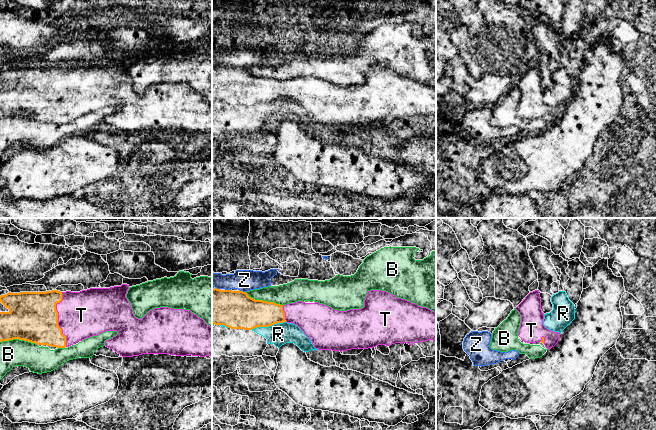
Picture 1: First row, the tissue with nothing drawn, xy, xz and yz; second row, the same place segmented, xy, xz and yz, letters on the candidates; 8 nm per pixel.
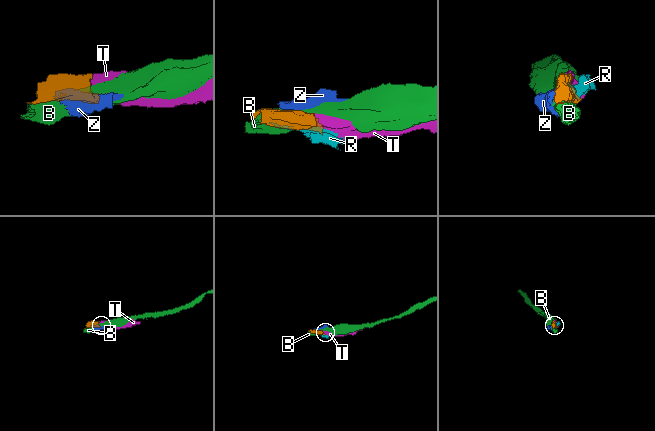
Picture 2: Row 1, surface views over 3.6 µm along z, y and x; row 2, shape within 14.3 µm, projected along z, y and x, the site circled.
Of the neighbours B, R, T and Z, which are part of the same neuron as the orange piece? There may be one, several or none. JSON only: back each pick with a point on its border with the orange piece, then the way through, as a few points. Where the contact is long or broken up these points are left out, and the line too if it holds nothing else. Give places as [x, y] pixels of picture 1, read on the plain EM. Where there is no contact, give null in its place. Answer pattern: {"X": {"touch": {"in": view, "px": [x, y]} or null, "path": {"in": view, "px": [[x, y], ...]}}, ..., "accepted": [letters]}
{"T": {"touch": {"in": "xy", "px": [57, 95]}}, "accepted": ["T"]}

